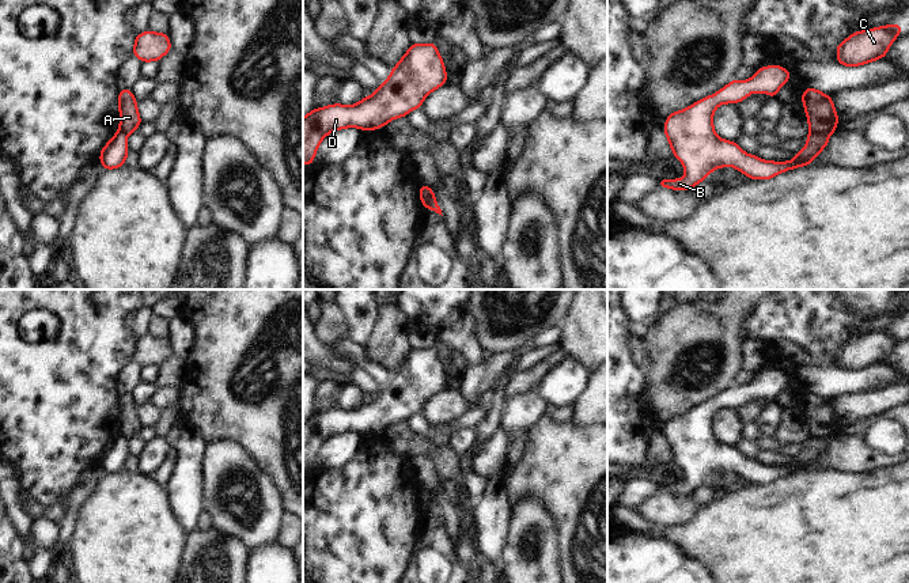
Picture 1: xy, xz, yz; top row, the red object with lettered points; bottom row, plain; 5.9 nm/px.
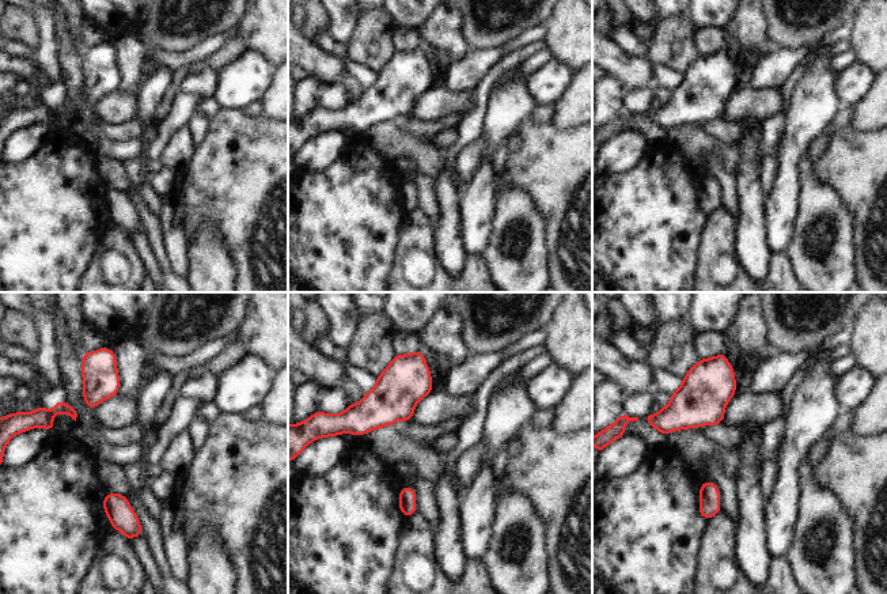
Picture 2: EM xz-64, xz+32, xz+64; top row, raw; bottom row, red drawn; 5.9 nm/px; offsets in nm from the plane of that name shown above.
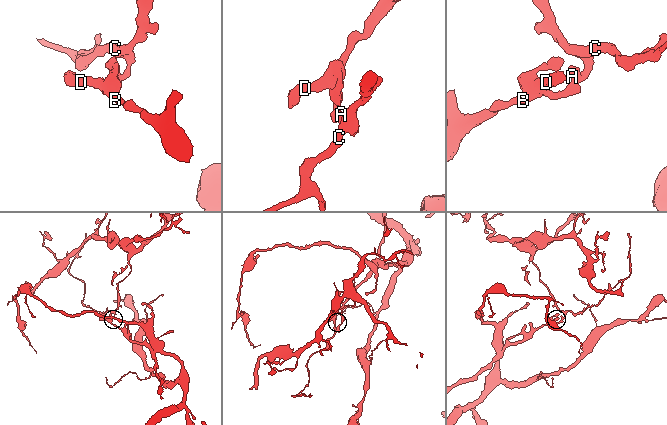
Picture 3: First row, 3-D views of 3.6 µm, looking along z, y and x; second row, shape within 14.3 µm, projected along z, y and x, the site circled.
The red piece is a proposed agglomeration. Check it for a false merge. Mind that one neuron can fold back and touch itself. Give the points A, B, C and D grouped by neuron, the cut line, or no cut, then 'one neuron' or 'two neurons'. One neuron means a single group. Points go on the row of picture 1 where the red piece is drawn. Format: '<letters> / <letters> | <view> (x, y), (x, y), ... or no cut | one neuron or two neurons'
A C / B D | yz (811, 132), (828, 136) | two neurons

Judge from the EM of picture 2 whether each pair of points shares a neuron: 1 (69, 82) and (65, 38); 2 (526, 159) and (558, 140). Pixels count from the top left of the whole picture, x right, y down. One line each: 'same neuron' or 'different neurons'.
1: same neuron
2: same neuron

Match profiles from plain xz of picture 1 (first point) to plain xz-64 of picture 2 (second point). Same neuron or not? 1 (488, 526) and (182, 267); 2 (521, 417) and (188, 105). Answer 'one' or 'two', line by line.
1: one
2: two

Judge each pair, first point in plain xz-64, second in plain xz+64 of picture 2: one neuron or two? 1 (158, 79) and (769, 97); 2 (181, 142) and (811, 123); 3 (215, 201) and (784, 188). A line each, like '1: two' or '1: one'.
1: two
2: two
3: two

